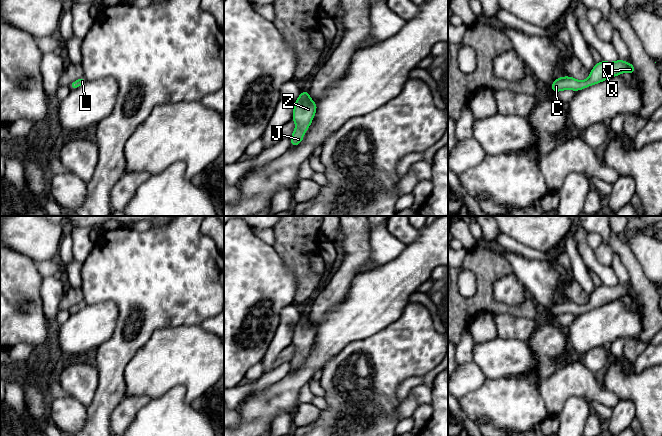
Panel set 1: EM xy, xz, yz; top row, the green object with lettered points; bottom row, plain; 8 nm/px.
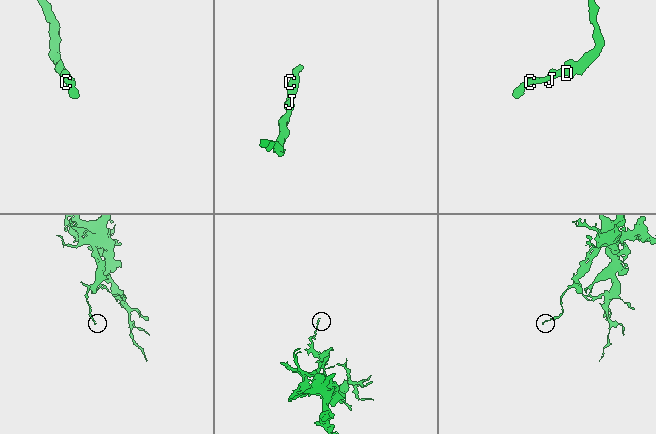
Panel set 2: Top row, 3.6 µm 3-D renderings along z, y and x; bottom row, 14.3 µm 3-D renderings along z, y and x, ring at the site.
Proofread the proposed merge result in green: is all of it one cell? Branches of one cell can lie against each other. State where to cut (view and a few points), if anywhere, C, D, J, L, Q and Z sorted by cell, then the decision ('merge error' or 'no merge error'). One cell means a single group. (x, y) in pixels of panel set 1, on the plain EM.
no cut; C D J L Q Z; no merge error

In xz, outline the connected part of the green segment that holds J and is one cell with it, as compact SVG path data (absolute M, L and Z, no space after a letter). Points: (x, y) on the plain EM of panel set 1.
M302 315L294 329L292 344L296 351L290 362L291 370L297 370L302 366L304 358L315 340L316 333L317 327L311 324L309 315Z

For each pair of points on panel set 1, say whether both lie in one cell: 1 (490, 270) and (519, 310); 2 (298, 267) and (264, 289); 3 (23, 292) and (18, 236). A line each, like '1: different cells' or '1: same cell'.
1: same cell
2: different cells
3: different cells

